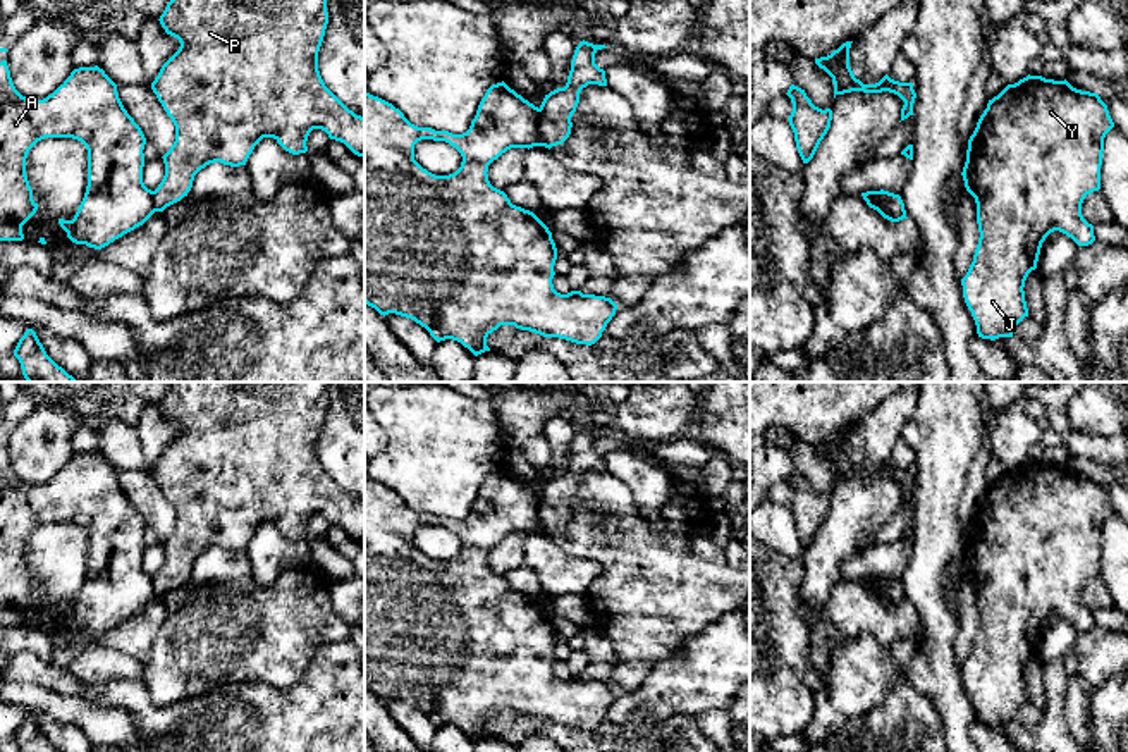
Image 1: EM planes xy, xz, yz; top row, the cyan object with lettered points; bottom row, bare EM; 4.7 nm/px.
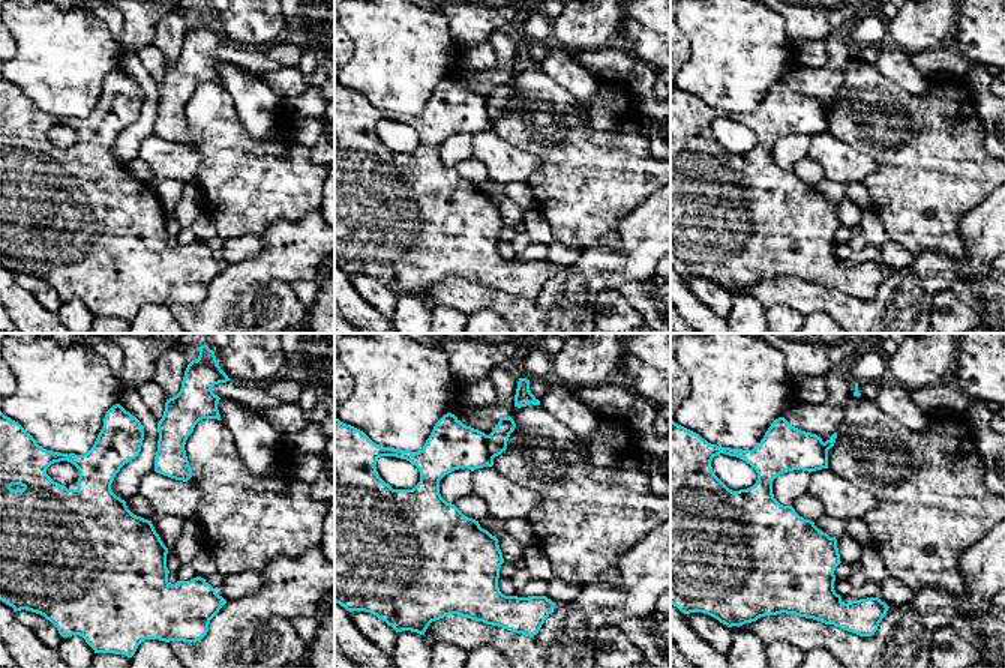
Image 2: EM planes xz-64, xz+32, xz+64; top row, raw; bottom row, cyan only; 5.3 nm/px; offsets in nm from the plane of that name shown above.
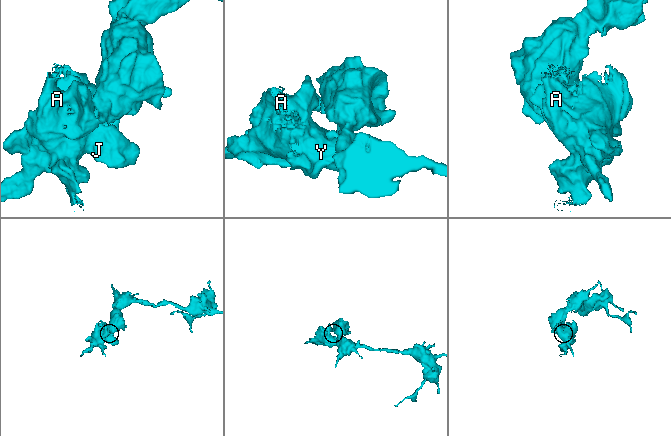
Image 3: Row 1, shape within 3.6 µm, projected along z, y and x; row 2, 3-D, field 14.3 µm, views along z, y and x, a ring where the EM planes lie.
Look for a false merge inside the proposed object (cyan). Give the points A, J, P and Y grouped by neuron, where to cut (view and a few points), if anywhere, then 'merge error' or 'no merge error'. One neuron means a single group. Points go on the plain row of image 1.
A J Y / P; cut in xz along (539, 494), (539, 522), (545, 530); merge error

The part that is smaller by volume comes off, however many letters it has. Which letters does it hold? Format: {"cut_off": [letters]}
{"cut_off": ["A", "J", "Y"]}

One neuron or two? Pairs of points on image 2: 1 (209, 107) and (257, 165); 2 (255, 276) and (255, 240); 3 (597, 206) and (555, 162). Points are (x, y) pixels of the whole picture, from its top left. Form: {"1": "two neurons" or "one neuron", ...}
{"1": "one neuron", "2": "two neurons", "3": "one neuron"}

